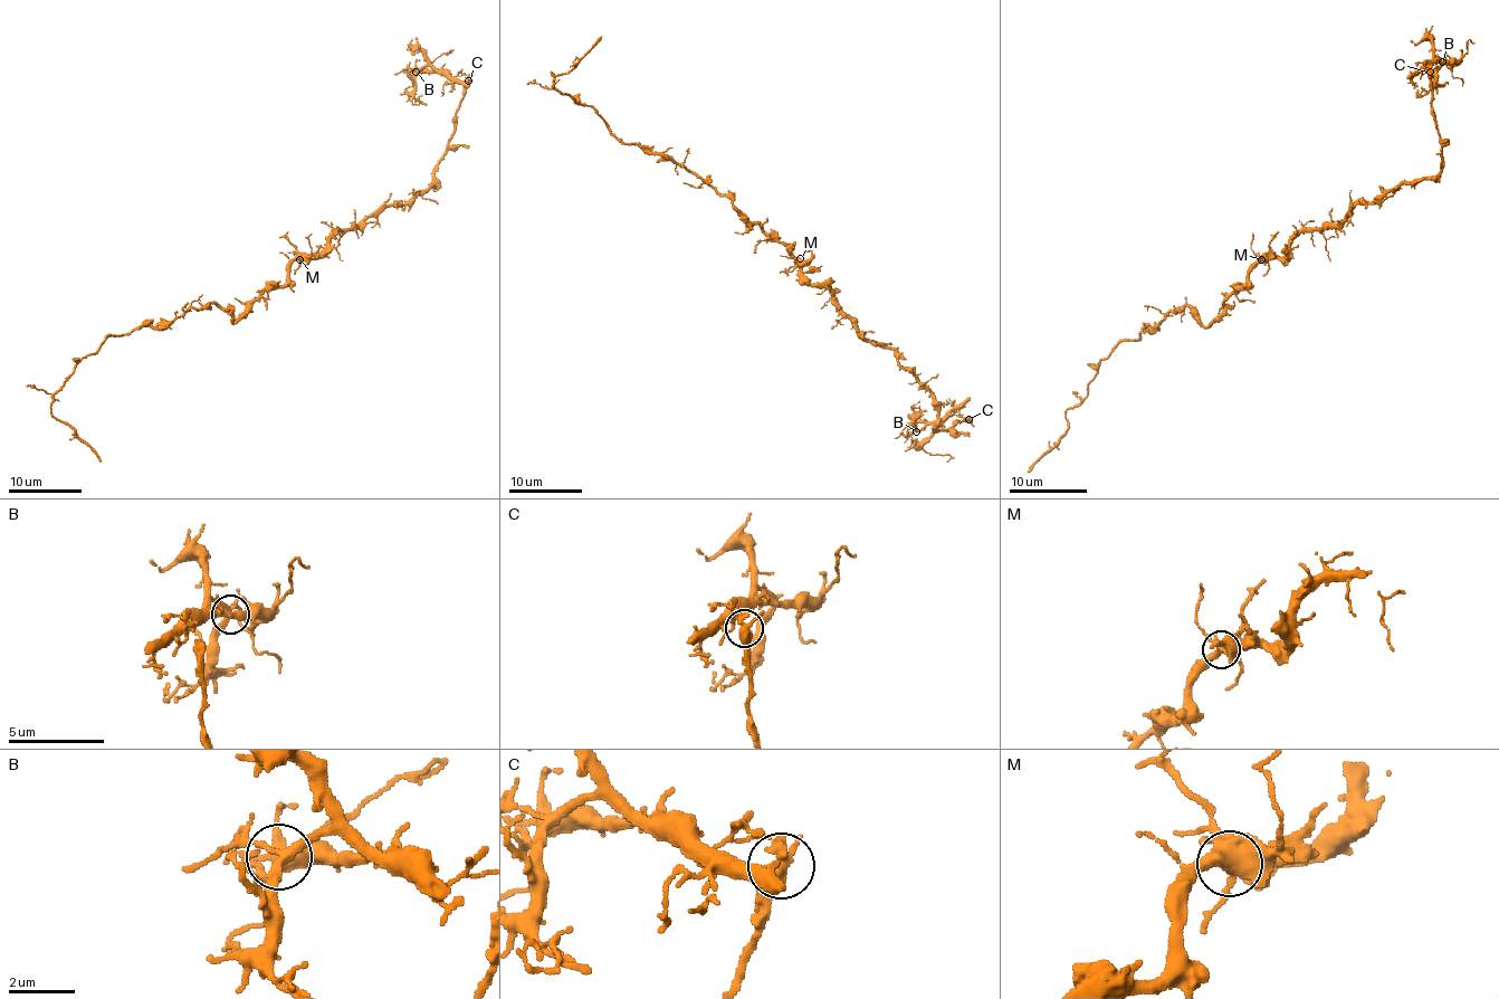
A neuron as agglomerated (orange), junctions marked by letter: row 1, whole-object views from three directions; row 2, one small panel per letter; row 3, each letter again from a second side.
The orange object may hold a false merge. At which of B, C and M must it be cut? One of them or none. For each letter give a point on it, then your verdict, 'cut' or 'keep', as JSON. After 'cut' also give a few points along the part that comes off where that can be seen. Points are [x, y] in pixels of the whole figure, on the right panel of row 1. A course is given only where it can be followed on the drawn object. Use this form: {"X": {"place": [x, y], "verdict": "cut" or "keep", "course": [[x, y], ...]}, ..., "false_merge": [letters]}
{"B": {"place": [1442, 62], "verdict": "keep"}, "C": {"place": [1430, 72], "verdict": "cut", "course": [[1429, 72], [1429, 66], [1425, 68], [1434, 56], [1441, 62], [1437, 82], [1423, 95], [1418, 97], [1415, 91]]}, "M": {"place": [1261, 259], "verdict": "keep"}, "false_merge": ["C"]}

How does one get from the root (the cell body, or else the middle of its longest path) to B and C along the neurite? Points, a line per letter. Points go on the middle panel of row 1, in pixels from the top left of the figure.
B: (796, 262), (931, 395), (935, 429), (966, 417), (944, 417), (916, 431)
C: (796, 262), (811, 284), (824, 284), (836, 306), (868, 340), (888, 346), (931, 395), (935, 429), (970, 418)

